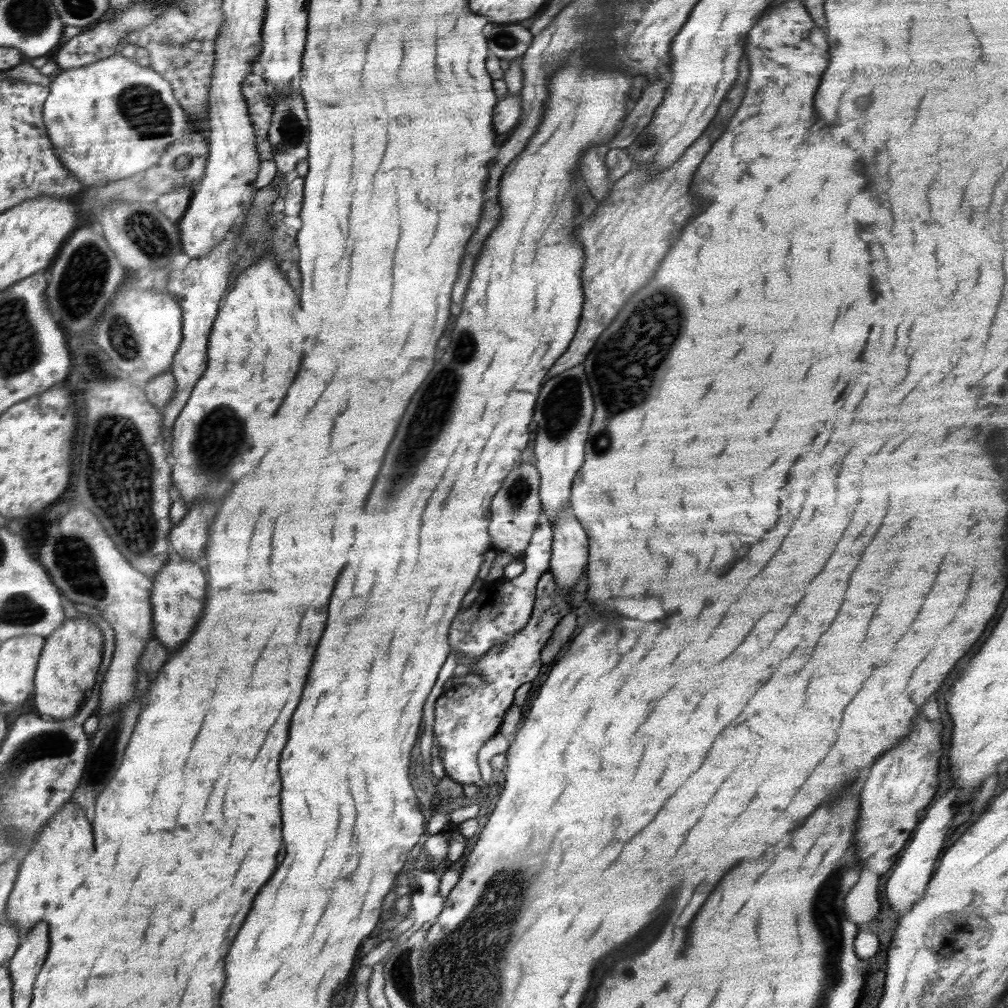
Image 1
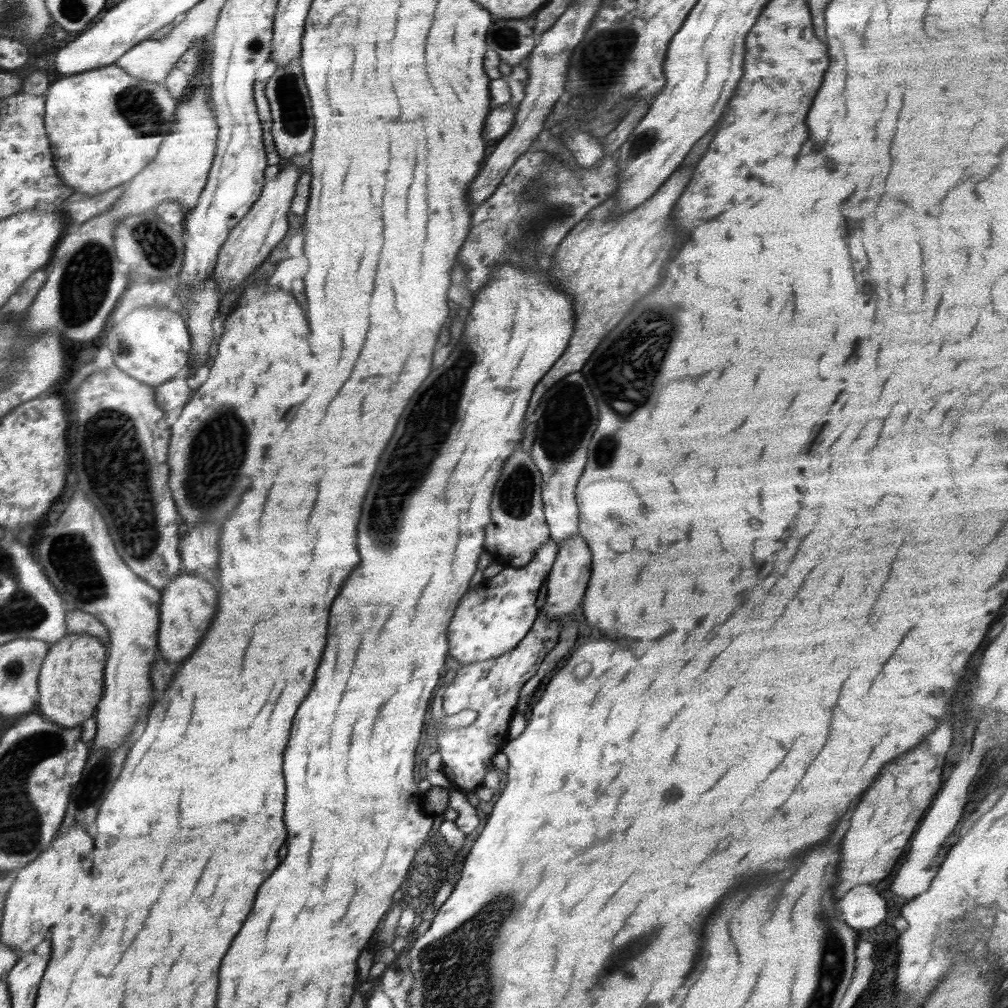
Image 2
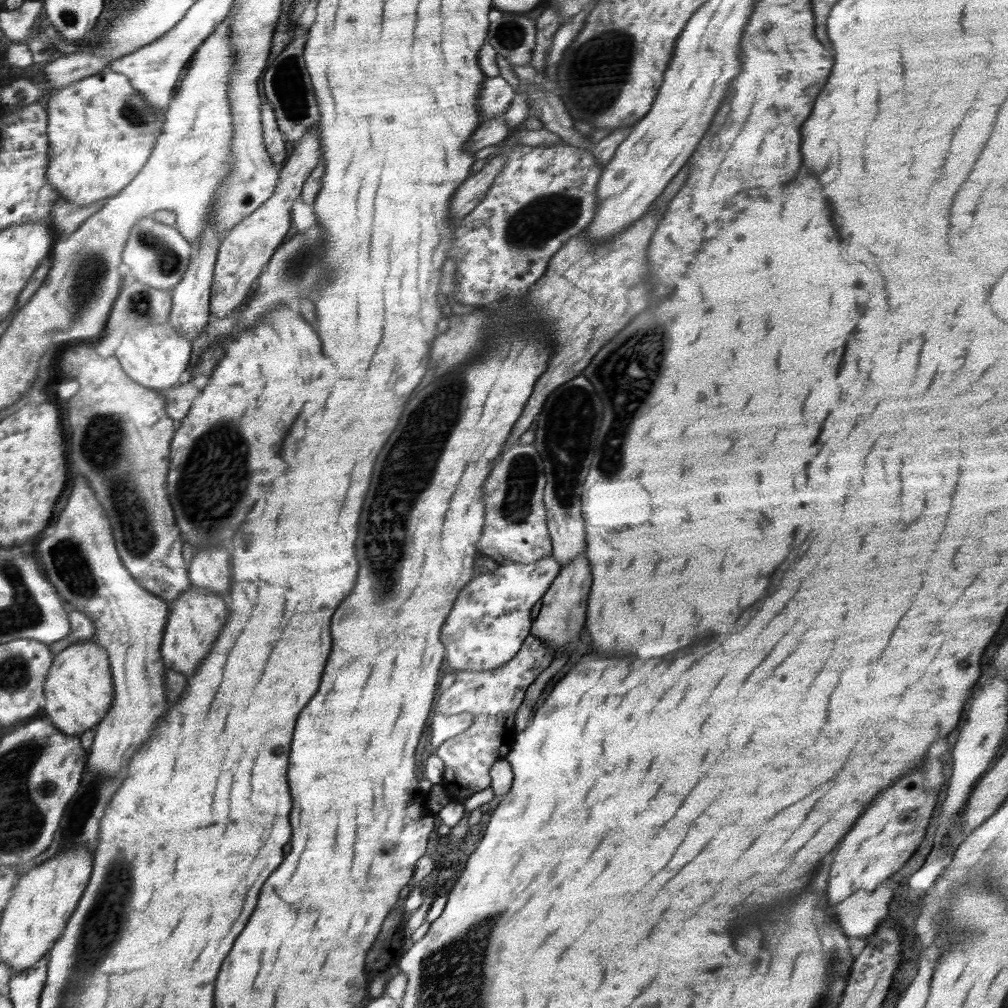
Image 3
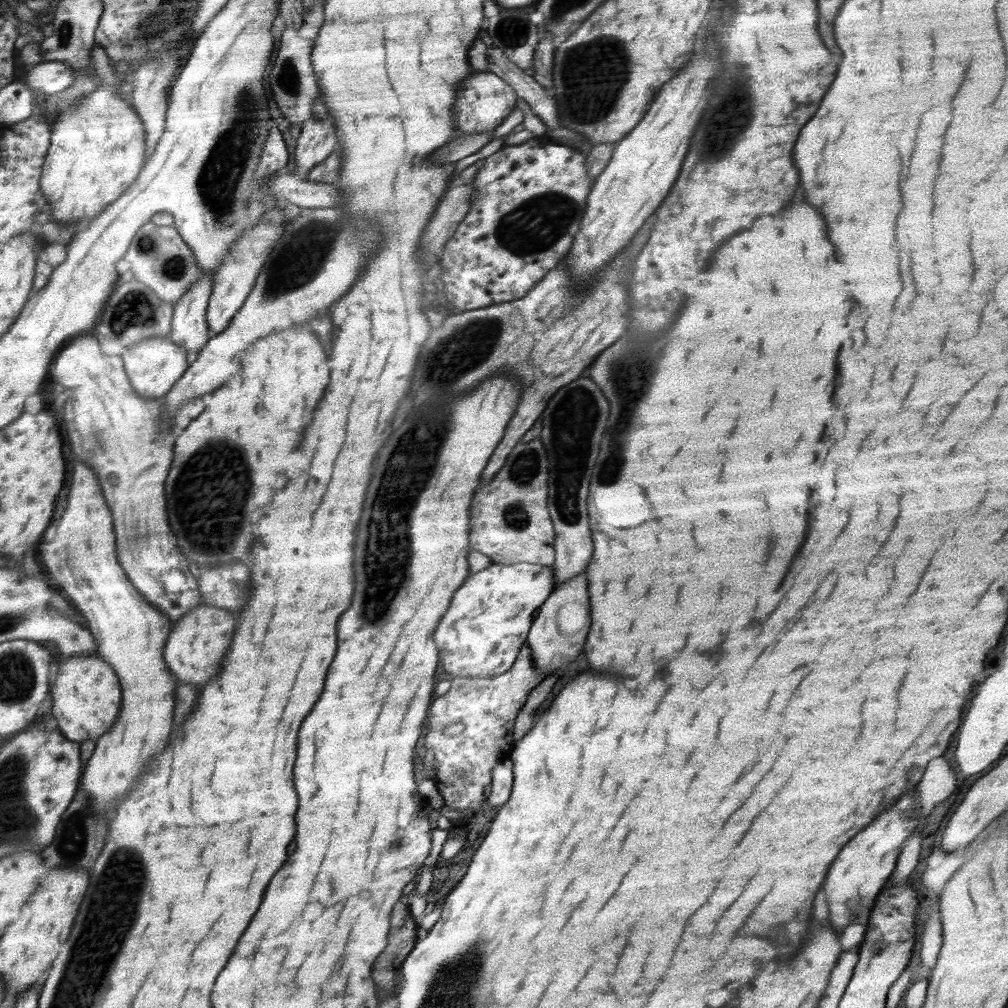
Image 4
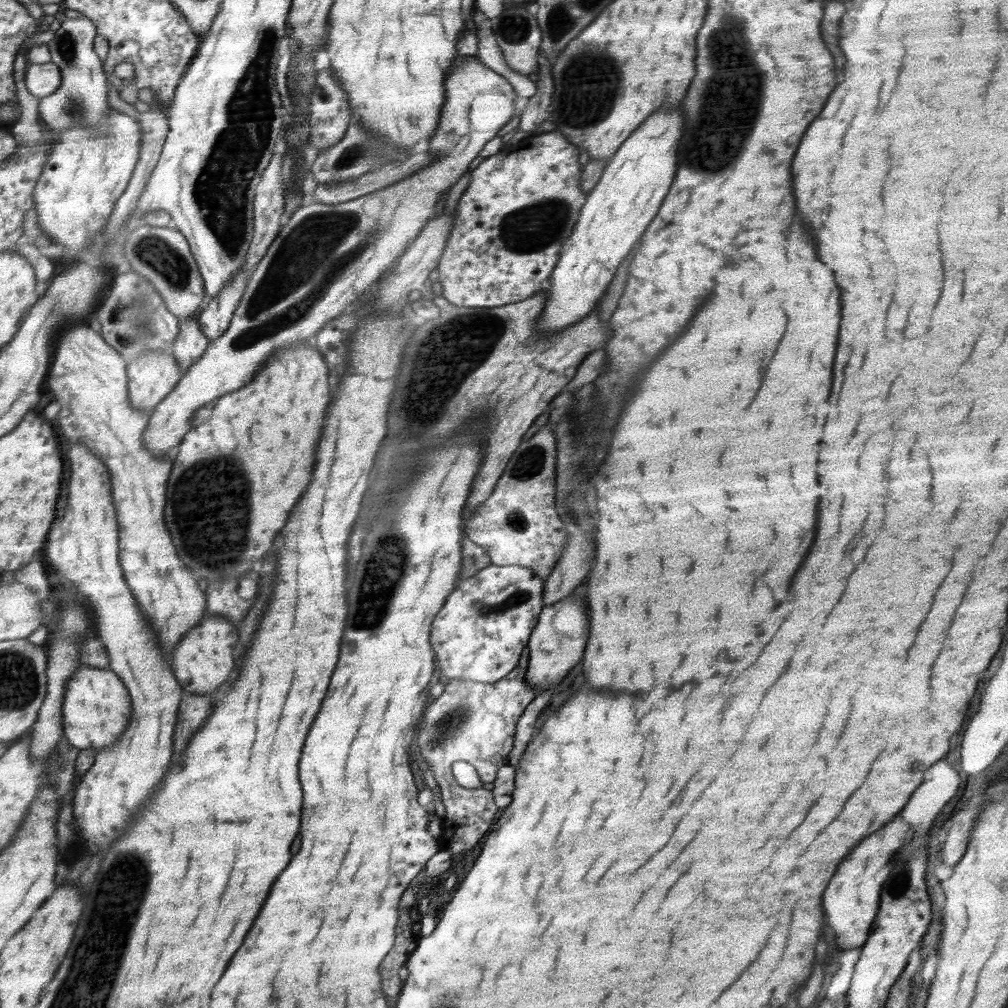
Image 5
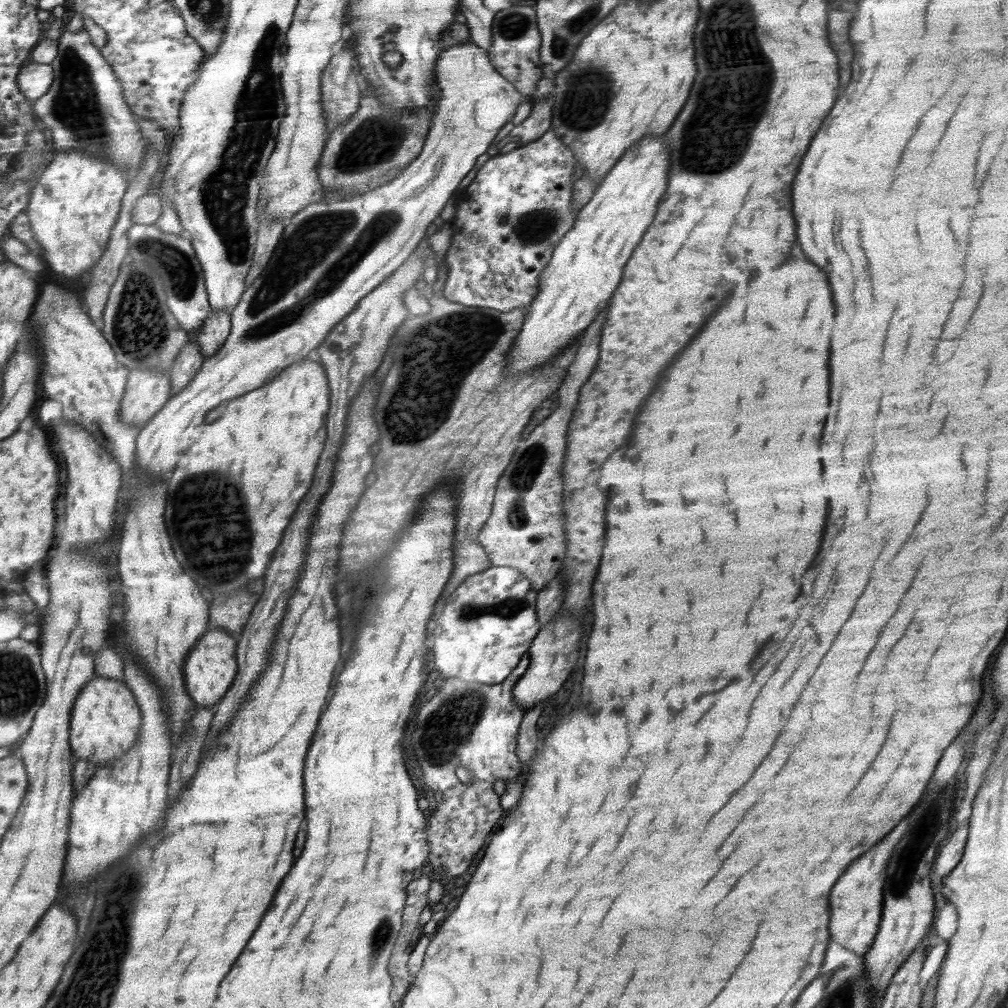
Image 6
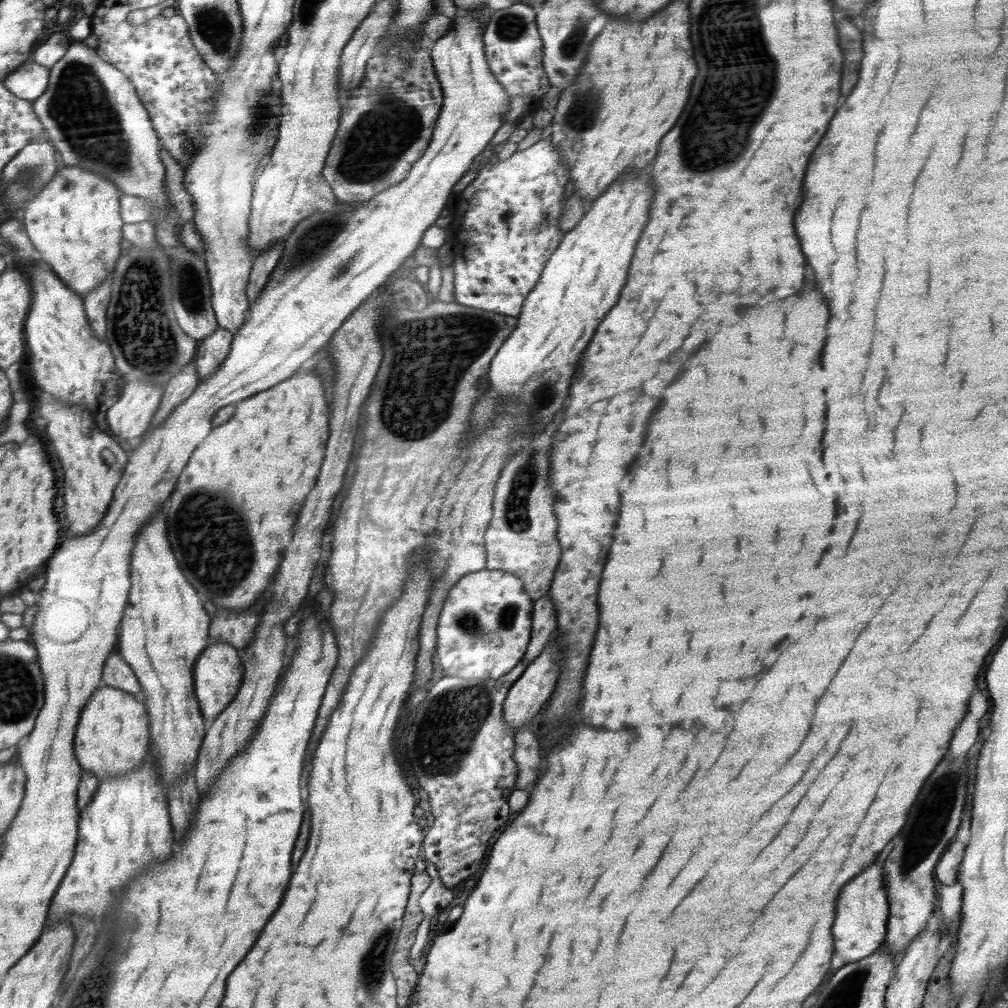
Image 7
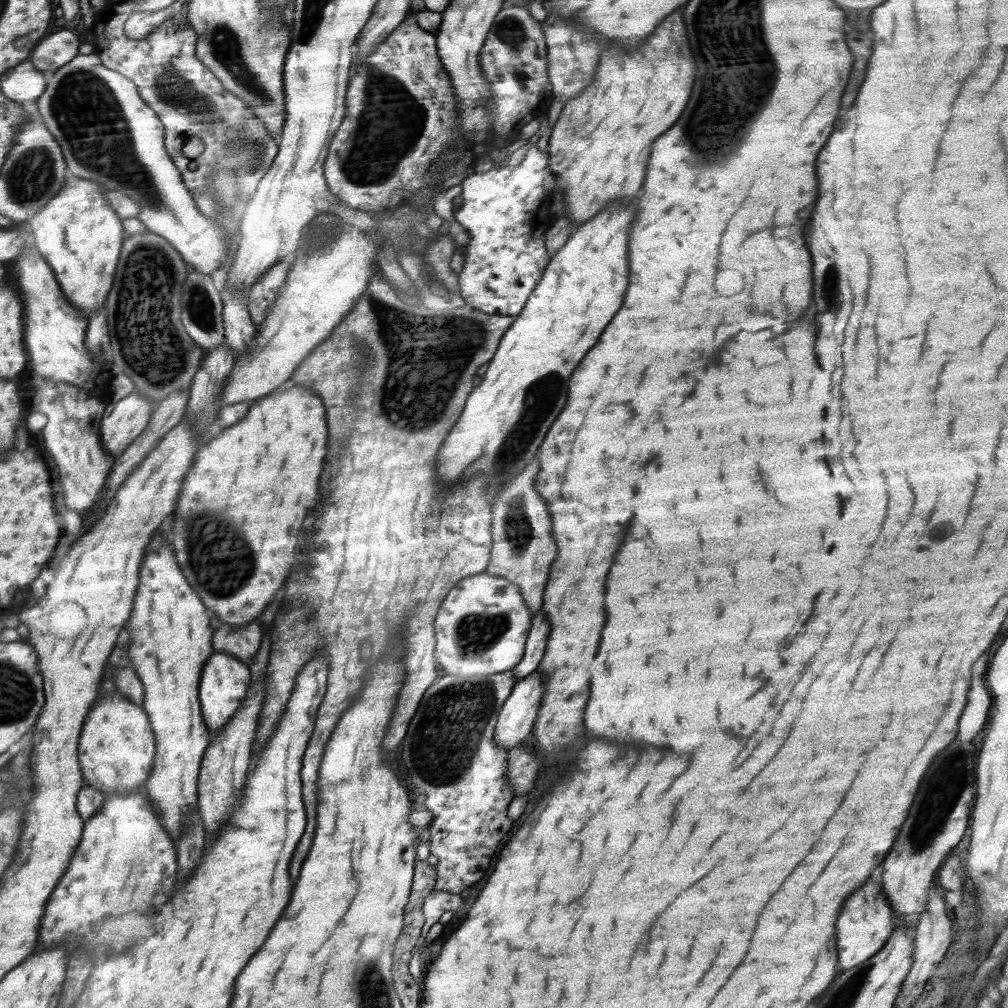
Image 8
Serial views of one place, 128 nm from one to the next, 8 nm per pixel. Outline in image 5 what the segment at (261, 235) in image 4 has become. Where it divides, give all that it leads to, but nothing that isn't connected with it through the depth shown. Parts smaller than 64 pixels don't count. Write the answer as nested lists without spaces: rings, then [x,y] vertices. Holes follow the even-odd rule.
[[[250,266],[240,268],[231,281],[222,287],[218,296],[215,296],[208,306],[203,306],[203,310],[198,313],[197,321],[200,323],[200,330],[208,340],[220,338],[226,332],[234,311],[246,291],[248,276],[252,269]]]

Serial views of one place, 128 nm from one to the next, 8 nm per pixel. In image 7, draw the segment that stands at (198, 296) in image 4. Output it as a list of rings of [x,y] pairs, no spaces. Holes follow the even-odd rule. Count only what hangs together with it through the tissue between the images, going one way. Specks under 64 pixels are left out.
[[[193,360],[182,369],[178,376],[172,377],[167,382],[160,406],[152,417],[149,430],[160,426],[174,412],[174,409],[194,392],[198,385],[197,364]]]

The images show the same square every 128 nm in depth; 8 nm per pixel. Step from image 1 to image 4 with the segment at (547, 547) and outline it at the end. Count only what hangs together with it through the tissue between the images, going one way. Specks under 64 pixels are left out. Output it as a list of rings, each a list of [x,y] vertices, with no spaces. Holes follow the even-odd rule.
[[[519,562],[518,564],[491,563],[484,570],[469,576],[452,597],[448,610],[444,613],[438,630],[434,632],[434,642],[438,646],[440,664],[450,679],[456,676],[470,678],[494,678],[504,674],[517,659],[539,606],[553,592],[555,578],[552,566],[542,566]]]

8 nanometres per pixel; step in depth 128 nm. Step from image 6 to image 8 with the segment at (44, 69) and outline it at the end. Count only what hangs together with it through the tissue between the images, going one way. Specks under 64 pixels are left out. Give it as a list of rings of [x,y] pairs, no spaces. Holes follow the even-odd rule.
[[[21,62],[1,78],[1,90],[16,102],[37,100],[48,86],[48,76],[33,65]]]

